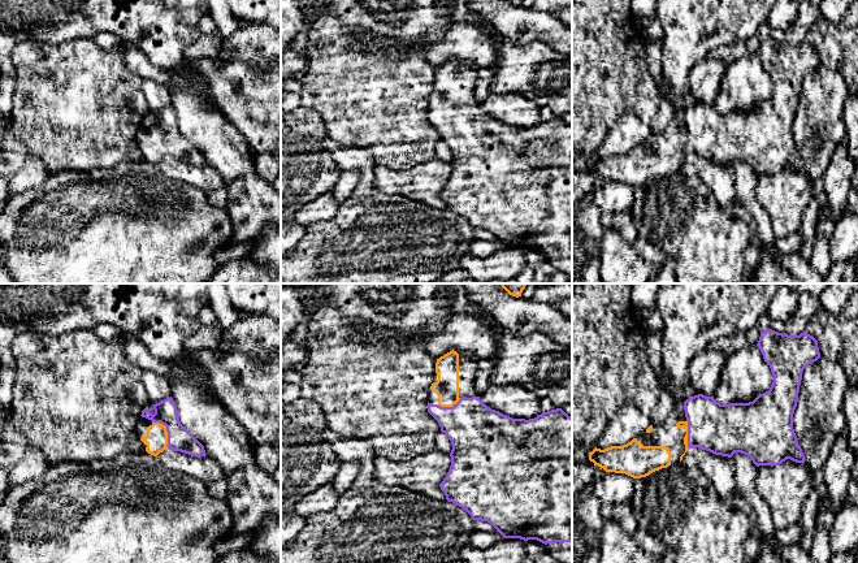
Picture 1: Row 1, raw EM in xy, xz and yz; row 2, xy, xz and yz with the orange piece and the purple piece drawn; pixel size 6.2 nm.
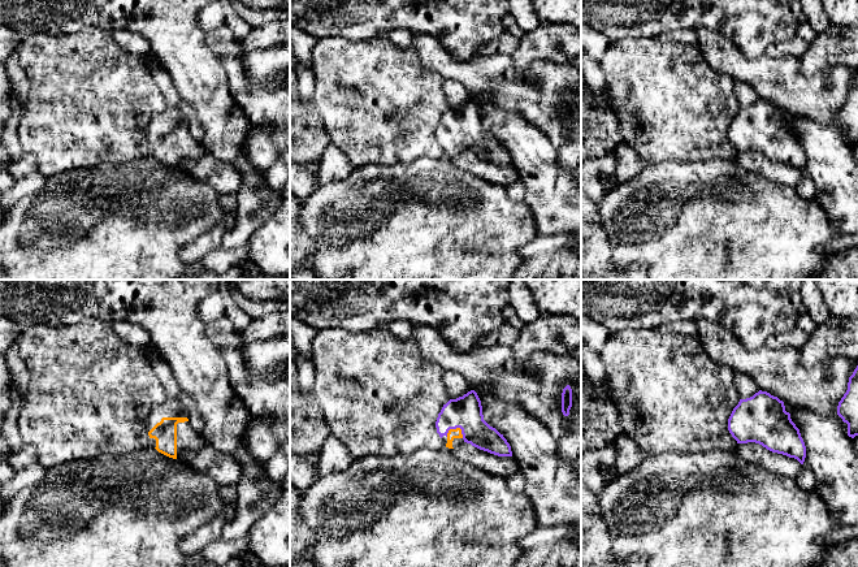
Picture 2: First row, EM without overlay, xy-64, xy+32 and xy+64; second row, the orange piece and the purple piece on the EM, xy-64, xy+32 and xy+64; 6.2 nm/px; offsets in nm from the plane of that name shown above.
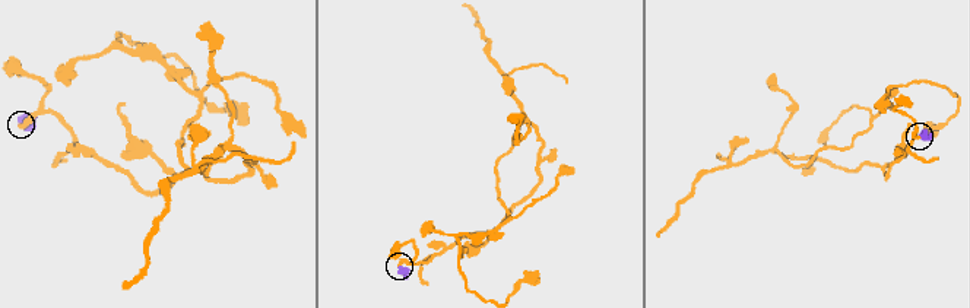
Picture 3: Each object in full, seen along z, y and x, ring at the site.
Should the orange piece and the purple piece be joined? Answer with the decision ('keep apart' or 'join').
join

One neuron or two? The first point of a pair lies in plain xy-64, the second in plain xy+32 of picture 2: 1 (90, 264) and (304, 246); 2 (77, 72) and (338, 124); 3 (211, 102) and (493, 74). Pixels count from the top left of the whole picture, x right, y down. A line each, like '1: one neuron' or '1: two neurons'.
1: two neurons
2: one neuron
3: two neurons

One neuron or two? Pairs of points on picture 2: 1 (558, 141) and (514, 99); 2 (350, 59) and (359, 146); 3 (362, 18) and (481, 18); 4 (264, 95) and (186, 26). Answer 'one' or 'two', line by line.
1: one
2: one
3: one
4: two

